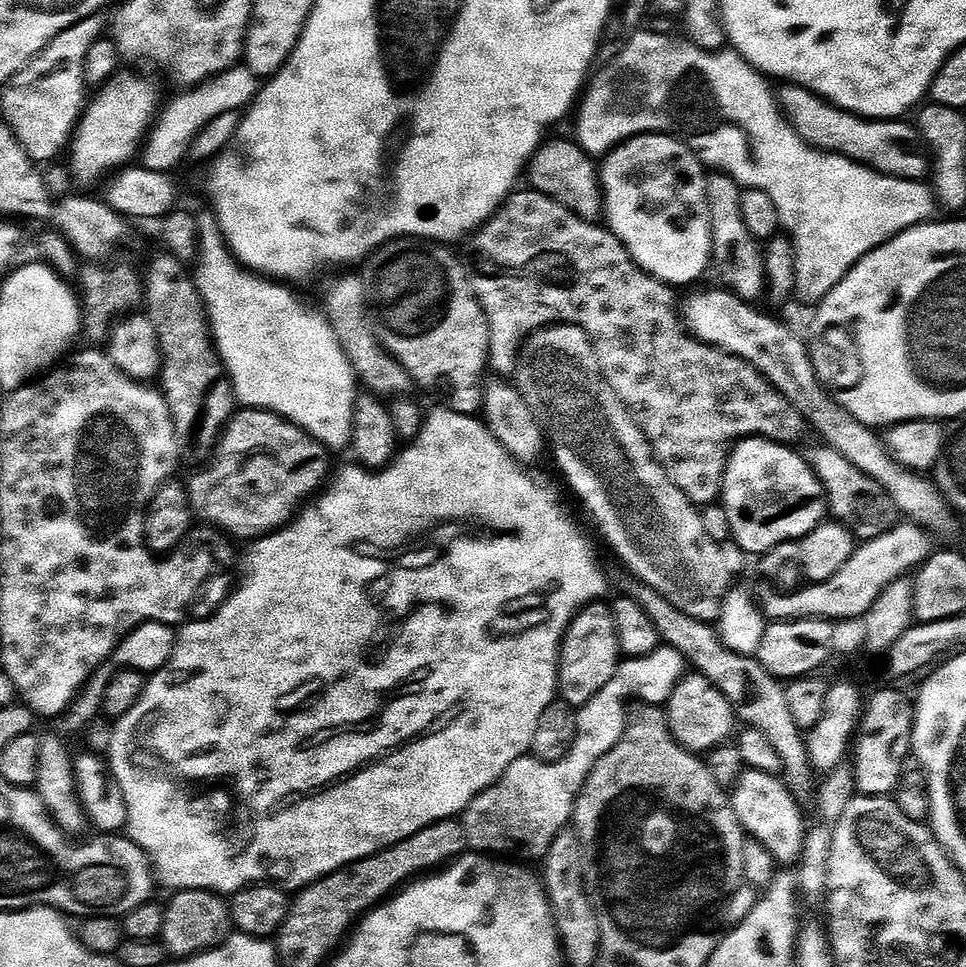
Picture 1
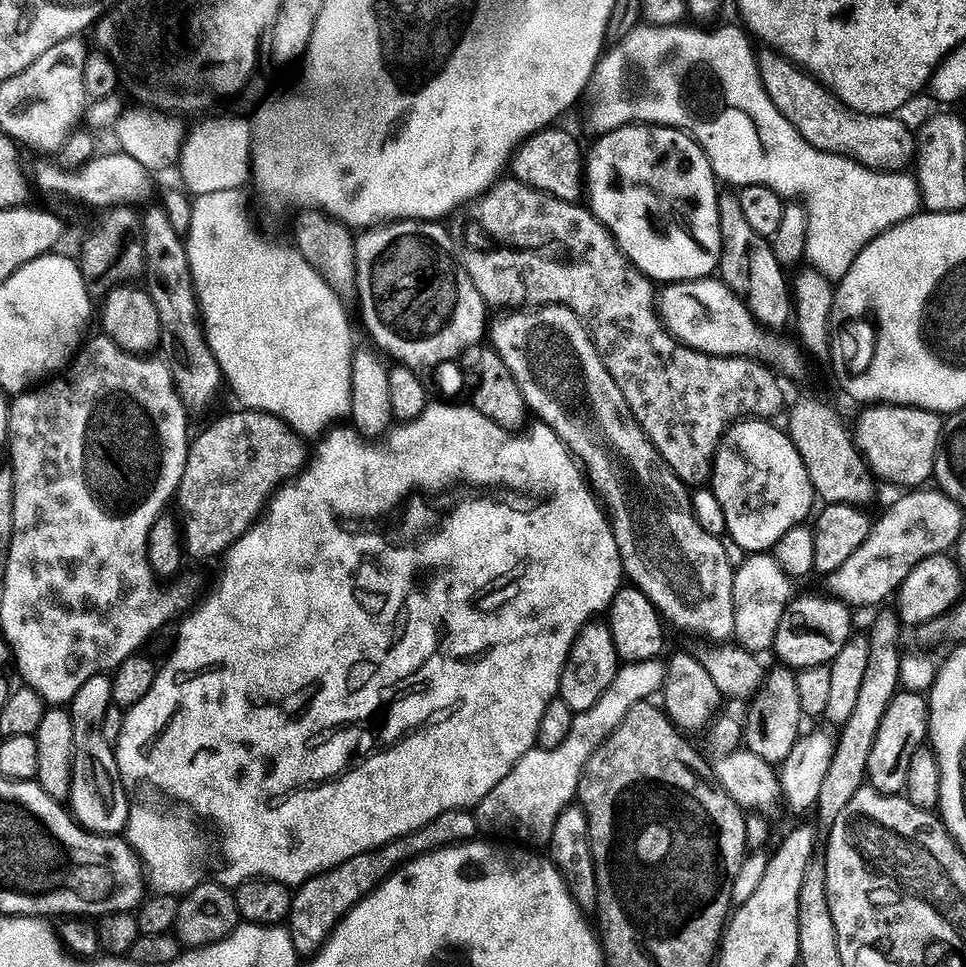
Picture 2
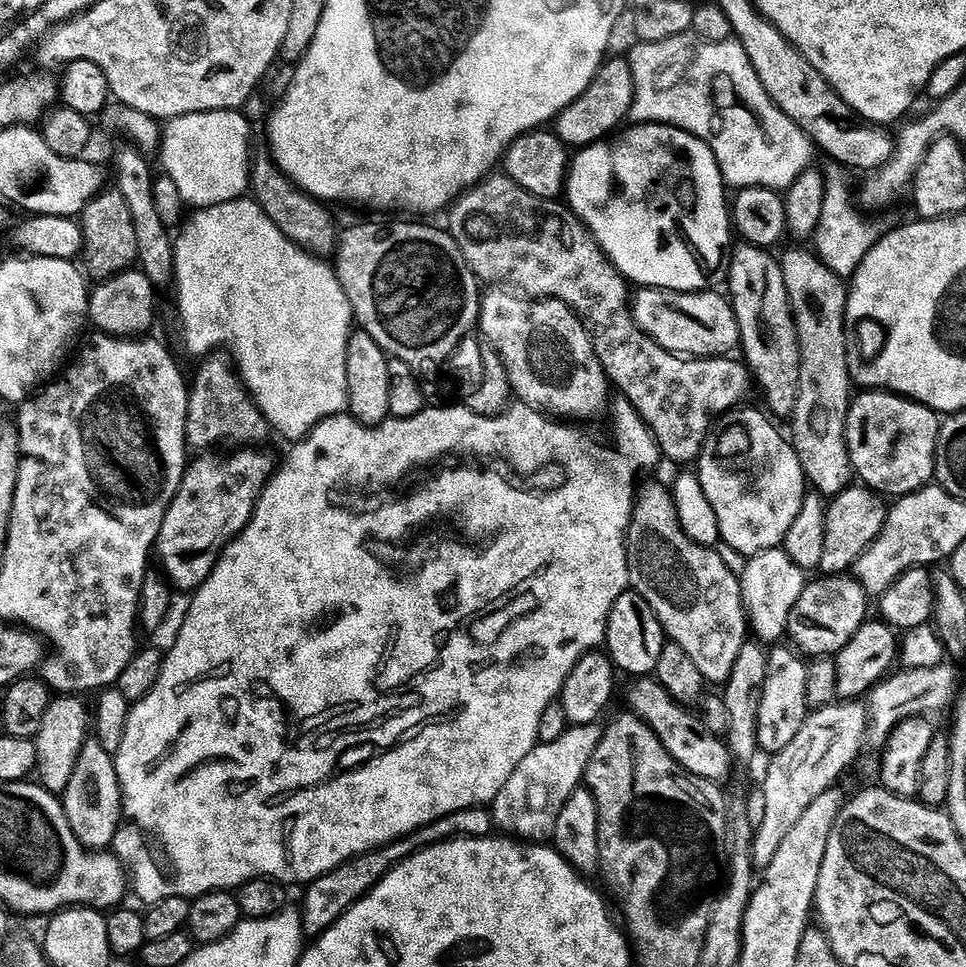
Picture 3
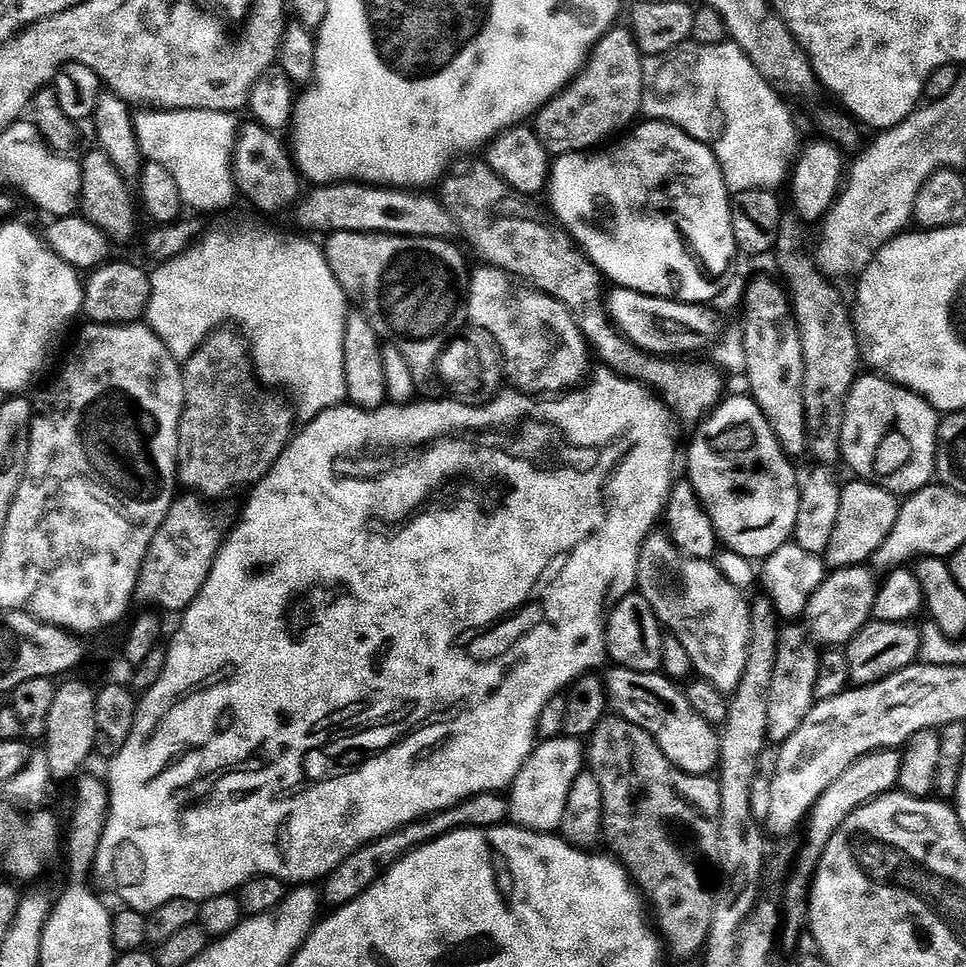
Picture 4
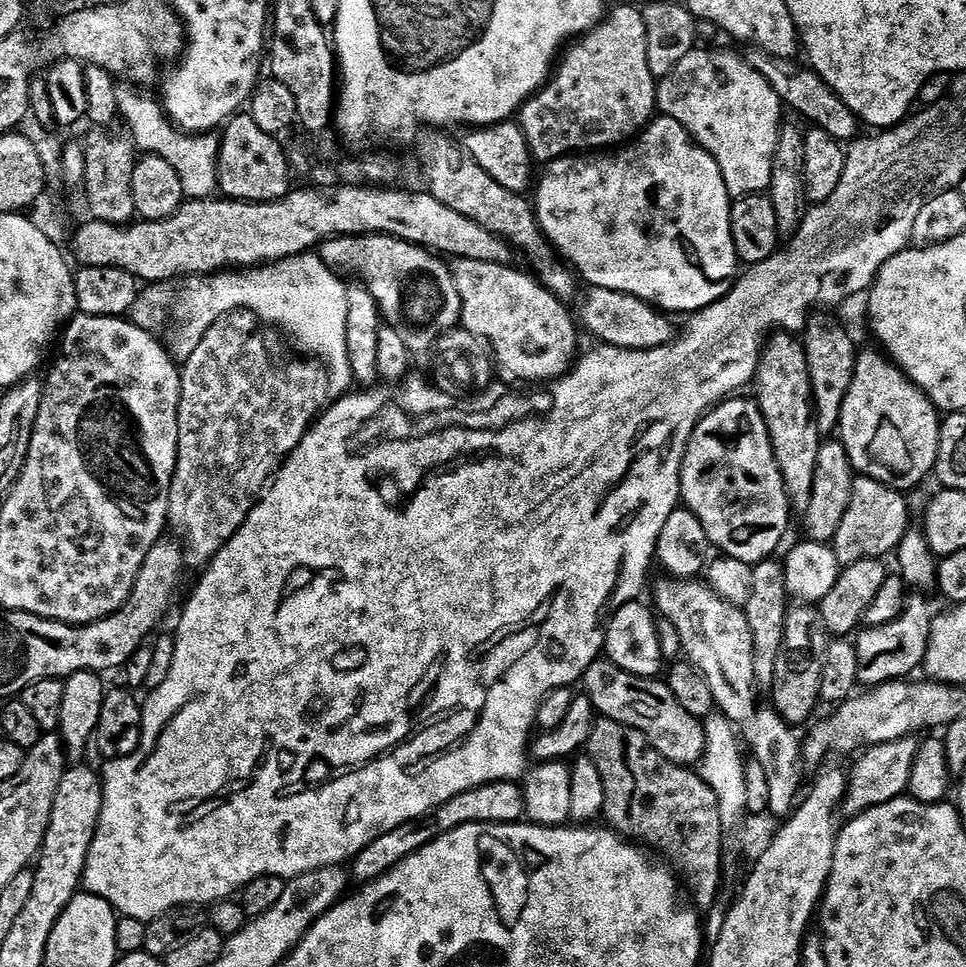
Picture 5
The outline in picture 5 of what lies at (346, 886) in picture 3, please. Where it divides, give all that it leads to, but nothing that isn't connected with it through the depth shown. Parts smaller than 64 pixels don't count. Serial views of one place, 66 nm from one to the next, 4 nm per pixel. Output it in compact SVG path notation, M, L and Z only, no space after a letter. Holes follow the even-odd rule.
M489 782L481 787L473 788L471 792L463 792L460 796L443 801L439 806L433 807L427 816L408 820L402 826L374 838L374 842L370 842L370 846L355 853L350 860L350 865L352 864L352 868L350 867L351 879L357 885L366 885L371 880L376 880L381 873L394 867L399 860L404 860L412 852L418 851L423 844L428 844L437 836L446 834L463 824L519 821L522 816L523 799L524 789L519 783Z

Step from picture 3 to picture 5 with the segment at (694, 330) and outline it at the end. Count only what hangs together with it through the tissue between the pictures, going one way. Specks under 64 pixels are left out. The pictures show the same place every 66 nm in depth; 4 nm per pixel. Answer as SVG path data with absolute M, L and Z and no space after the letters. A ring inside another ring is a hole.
M589 287L587 291L580 304L578 324L583 331L585 328L590 335L597 336L597 341L614 348L657 348L673 339L674 331L668 321L671 319L661 309L618 290Z

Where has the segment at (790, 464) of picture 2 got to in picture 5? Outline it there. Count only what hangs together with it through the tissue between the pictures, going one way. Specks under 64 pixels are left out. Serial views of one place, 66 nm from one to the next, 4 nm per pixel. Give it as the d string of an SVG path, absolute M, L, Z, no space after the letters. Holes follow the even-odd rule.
M729 398L715 405L691 429L680 467L680 498L683 507L689 508L702 524L702 530L706 530L706 538L713 549L720 548L716 550L738 558L738 562L761 564L777 555L794 513L760 407L751 399L736 399L740 398Z

